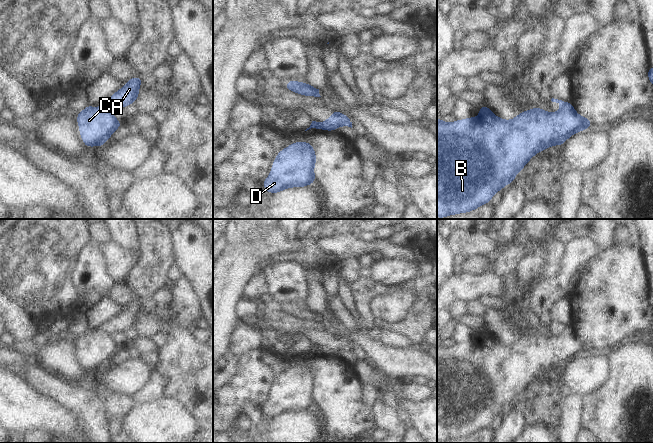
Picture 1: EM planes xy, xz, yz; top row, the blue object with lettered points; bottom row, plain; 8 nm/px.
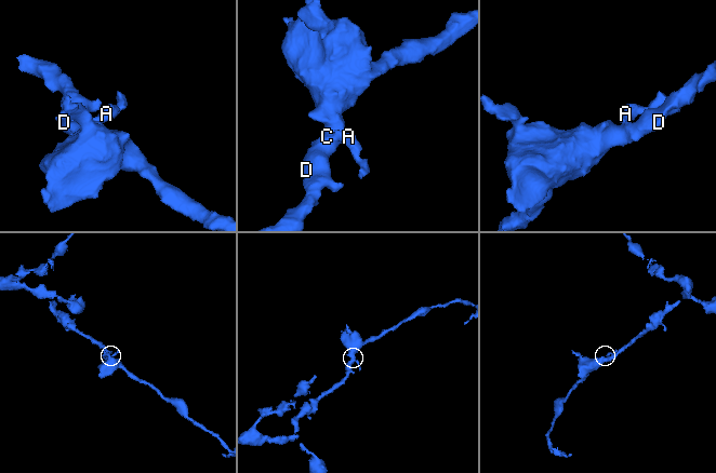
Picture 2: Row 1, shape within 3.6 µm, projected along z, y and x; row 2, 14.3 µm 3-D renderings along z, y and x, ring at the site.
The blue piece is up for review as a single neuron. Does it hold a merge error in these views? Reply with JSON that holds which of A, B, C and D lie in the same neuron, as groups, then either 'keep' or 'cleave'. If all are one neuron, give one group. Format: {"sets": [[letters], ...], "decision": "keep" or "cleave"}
{"sets": [["A"], ["B", "C", "D"]], "decision": "cleave"}

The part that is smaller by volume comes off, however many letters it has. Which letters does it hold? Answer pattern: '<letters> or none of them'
A

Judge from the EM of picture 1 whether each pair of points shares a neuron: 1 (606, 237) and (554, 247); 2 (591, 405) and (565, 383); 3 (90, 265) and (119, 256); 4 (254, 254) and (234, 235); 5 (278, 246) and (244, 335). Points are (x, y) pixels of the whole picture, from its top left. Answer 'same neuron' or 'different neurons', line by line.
1: different neurons
2: different neurons
3: different neurons
4: different neurons
5: different neurons

